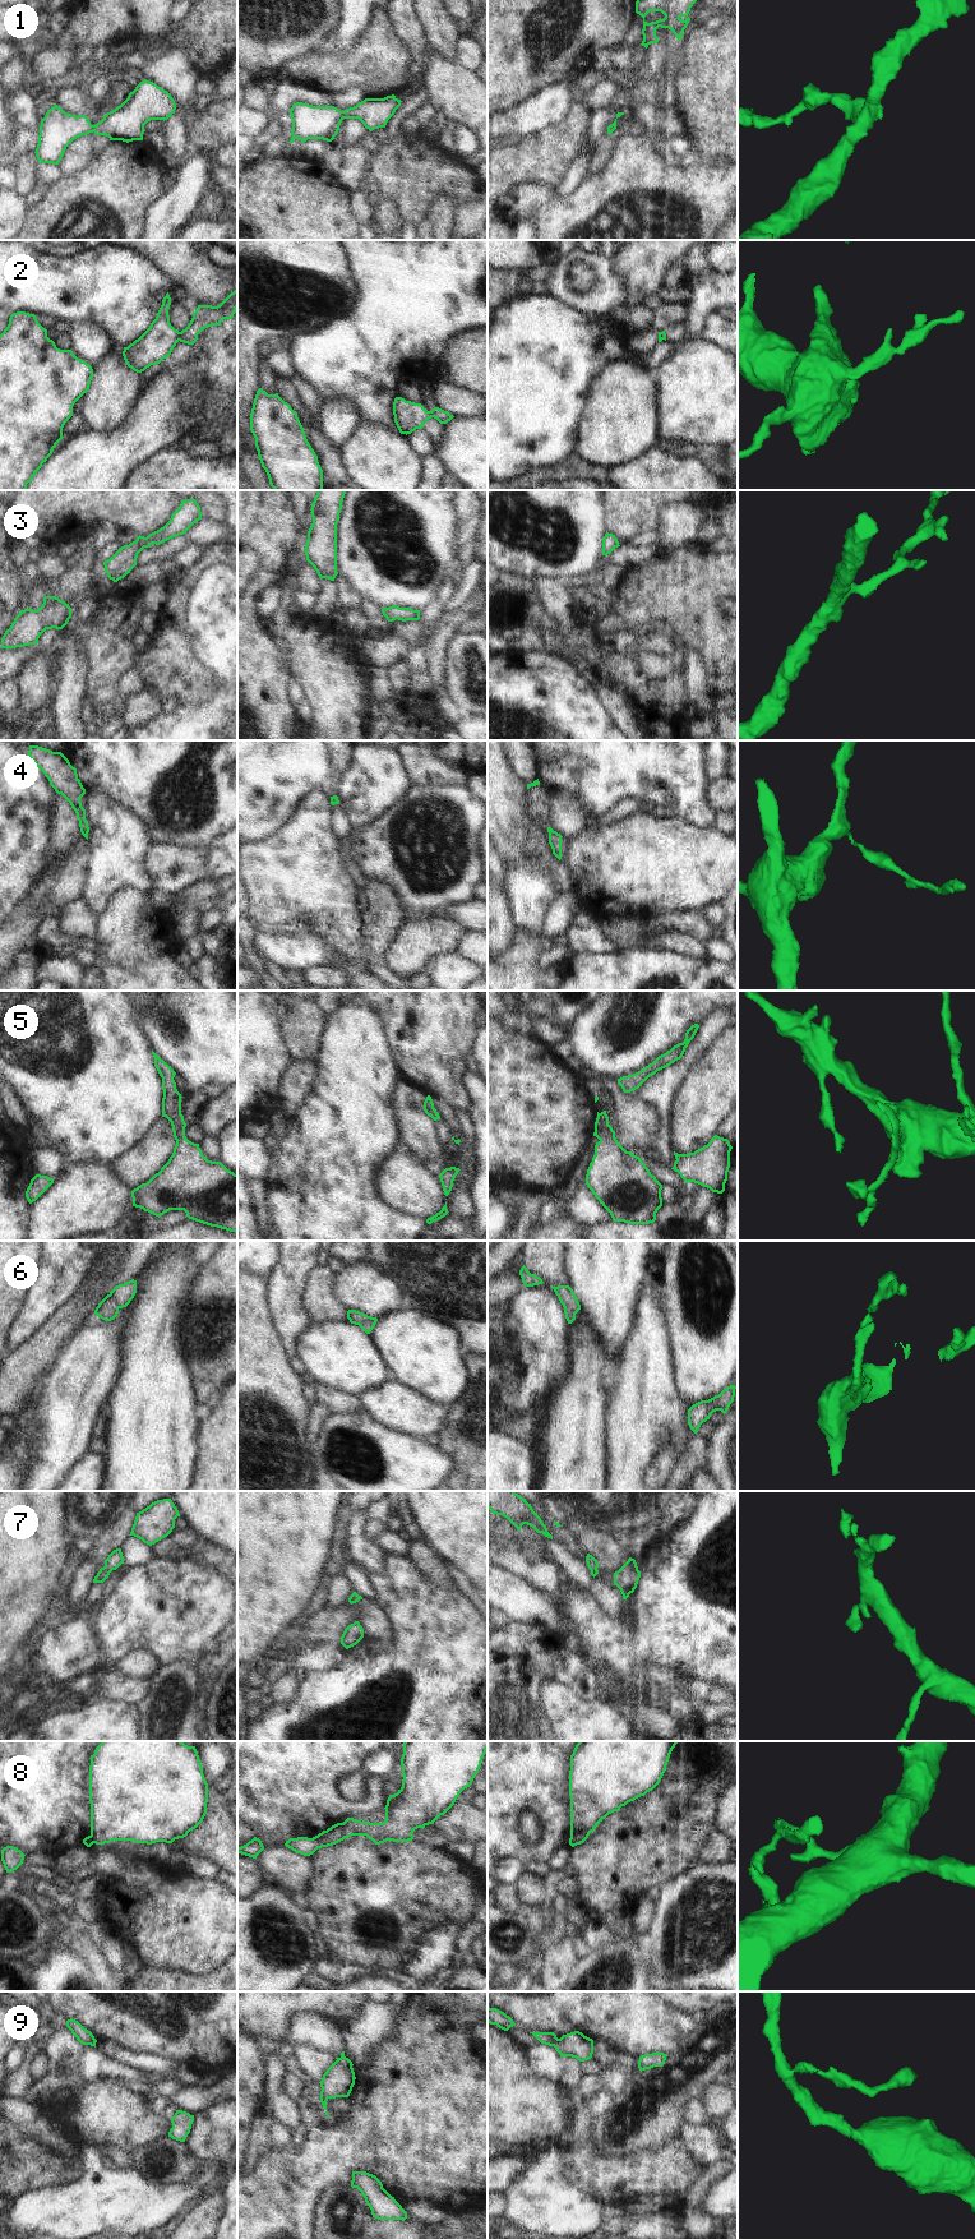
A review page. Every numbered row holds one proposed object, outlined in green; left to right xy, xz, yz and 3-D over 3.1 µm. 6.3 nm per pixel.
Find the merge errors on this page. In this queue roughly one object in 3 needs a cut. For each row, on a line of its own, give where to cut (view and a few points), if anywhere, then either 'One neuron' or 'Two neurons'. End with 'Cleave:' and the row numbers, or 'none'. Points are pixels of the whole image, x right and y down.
1: No split. One neuron
2: Split along xy (180, 332), (178, 340). Two neurons
3: No split. One neuron
4: No split. One neuron
5: No split. One neuron
6: No split. One neuron
7: No split. One neuron
8: Split along yz (588, 1832), (576, 1832), (571, 1837). Two neurons
9: Split along yz (558, 2039), (551, 2045). Two neurons
Cleave: 2, 8, 9

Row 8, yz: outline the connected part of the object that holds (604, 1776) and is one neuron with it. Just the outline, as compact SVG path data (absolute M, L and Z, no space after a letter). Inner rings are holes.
M579 1741L573 1754L570 1755L570 1771L569 1771L569 1796L570 1796L570 1837L577 1832L591 1833L595 1828L611 1813L619 1811L621 1806L636 1799L644 1796L647 1792L652 1791L661 1781L670 1754L679 1741Z

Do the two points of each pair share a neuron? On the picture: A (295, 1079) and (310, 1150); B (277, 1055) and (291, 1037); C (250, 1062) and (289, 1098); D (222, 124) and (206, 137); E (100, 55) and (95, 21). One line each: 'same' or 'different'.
A: different
B: different
C: different
D: same
E: different

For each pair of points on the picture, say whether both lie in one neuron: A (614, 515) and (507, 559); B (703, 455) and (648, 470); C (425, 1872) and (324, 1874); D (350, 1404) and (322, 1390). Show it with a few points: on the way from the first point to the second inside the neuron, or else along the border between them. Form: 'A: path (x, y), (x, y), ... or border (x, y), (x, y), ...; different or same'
A: border (602, 503), (604, 524), (608, 531); different
B: border (696, 456), (717, 476); different
C: path (400, 1873), (350, 1873); same
D: path (343, 1403), (328, 1397); same

